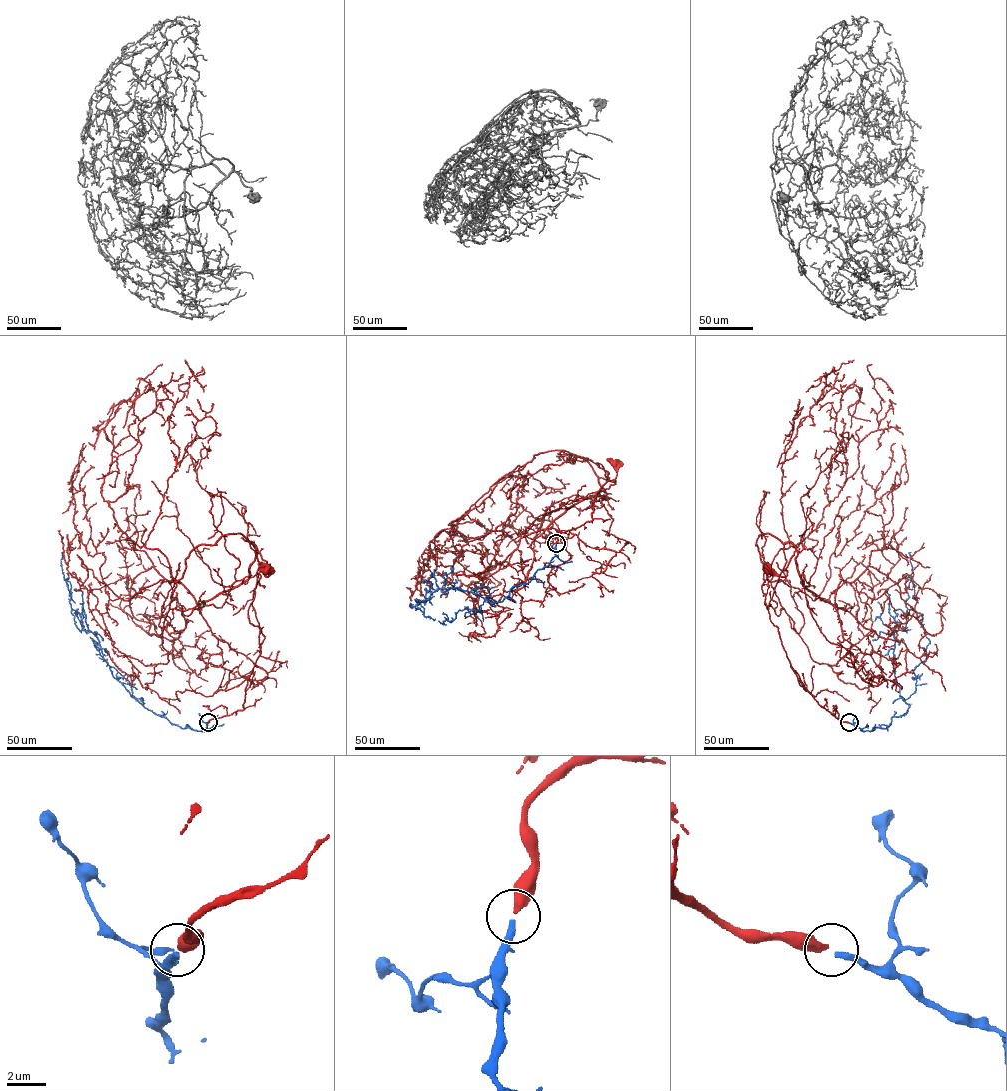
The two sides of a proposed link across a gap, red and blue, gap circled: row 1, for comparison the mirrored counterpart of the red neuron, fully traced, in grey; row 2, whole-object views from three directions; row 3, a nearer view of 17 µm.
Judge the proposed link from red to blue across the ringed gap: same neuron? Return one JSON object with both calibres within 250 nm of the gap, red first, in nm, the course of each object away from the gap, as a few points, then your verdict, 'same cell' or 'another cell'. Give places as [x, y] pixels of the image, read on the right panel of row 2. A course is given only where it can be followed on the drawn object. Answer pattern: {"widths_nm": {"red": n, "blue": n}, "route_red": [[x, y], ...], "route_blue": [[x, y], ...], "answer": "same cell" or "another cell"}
{"widths_nm": {"red": 440, "blue": 320}, "route_red": [[848, 722], [805, 688], [769, 617], [790, 542], [795, 550], [787, 575], [769, 571]], "route_blue": [[849, 723], [861, 730], [886, 728], [907, 712], [894, 675], [893, 632], [906, 622], [910, 552]], "answer": "same cell"}

